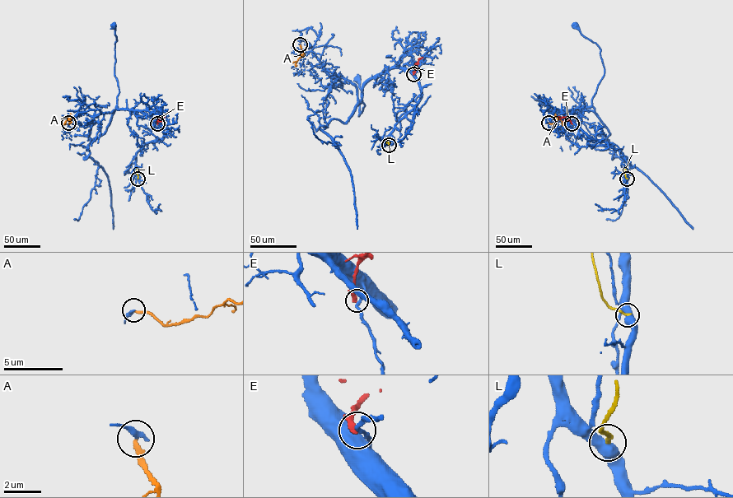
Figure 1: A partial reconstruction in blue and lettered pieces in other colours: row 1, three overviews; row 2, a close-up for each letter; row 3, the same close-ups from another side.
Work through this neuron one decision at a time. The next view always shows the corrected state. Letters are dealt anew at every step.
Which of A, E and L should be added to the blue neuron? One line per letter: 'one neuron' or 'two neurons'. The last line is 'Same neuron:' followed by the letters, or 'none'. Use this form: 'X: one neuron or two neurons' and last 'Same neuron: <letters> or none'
A: two neurons
E: two neurons
L: two neurons
Same neuron: none

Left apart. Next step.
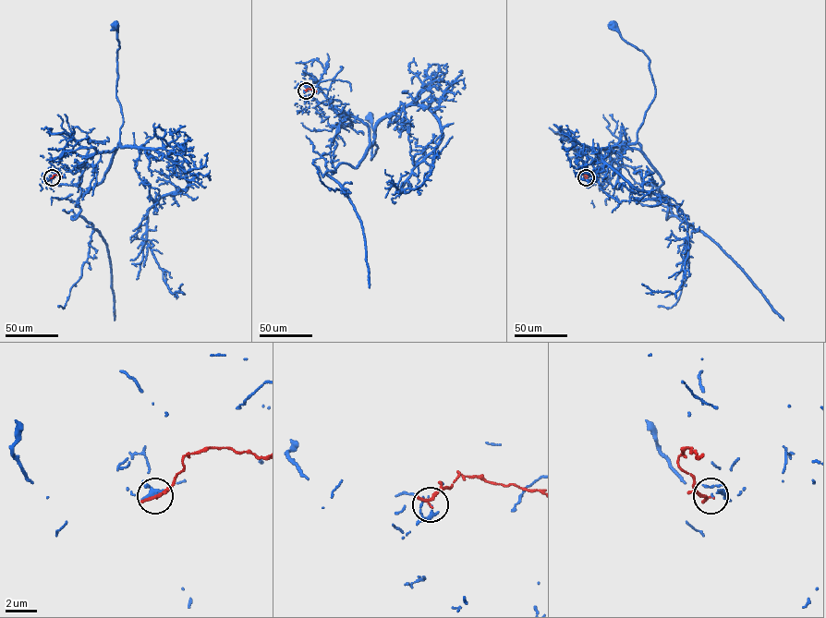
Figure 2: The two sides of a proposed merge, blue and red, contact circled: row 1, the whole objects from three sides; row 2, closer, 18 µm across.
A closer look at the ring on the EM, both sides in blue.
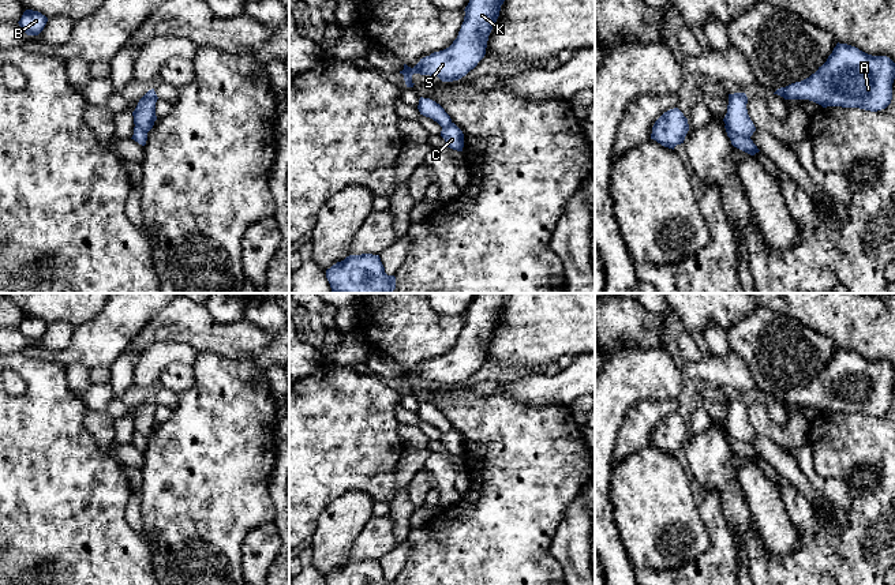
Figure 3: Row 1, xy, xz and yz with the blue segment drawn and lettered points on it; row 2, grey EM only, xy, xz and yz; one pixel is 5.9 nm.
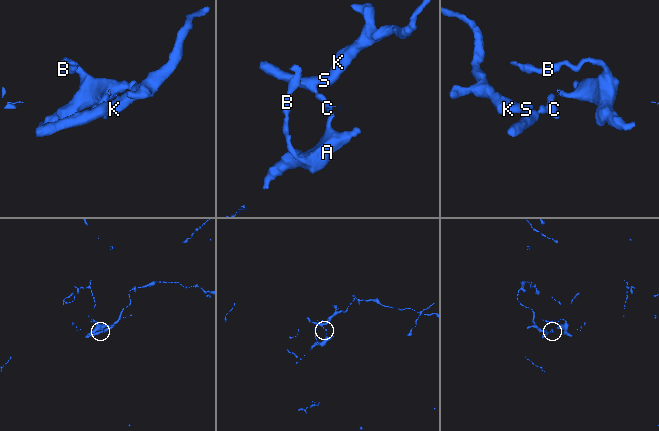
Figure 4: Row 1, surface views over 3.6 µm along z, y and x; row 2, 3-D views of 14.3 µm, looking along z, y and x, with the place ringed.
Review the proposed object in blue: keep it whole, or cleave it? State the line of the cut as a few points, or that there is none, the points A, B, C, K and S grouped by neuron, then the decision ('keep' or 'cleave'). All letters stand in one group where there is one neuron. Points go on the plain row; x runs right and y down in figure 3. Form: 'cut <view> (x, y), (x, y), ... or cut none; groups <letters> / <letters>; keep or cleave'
cut yz (726, 430), (734, 438), (749, 442); groups A B C / K S; cleave

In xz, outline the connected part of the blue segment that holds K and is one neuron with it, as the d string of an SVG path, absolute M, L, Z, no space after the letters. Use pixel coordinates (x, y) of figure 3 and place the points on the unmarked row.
M478 293L464 315L464 327L453 349L420 364L413 374L404 370L400 379L404 380L407 393L413 393L413 379L453 387L473 375L486 360L488 341L499 322L506 297L508 293Z

